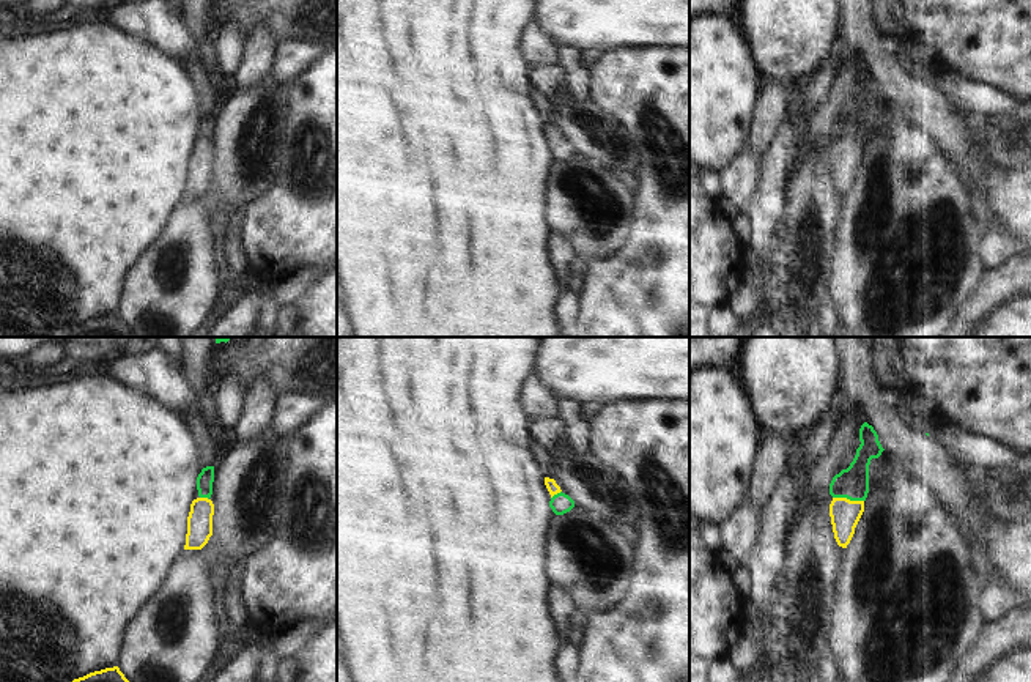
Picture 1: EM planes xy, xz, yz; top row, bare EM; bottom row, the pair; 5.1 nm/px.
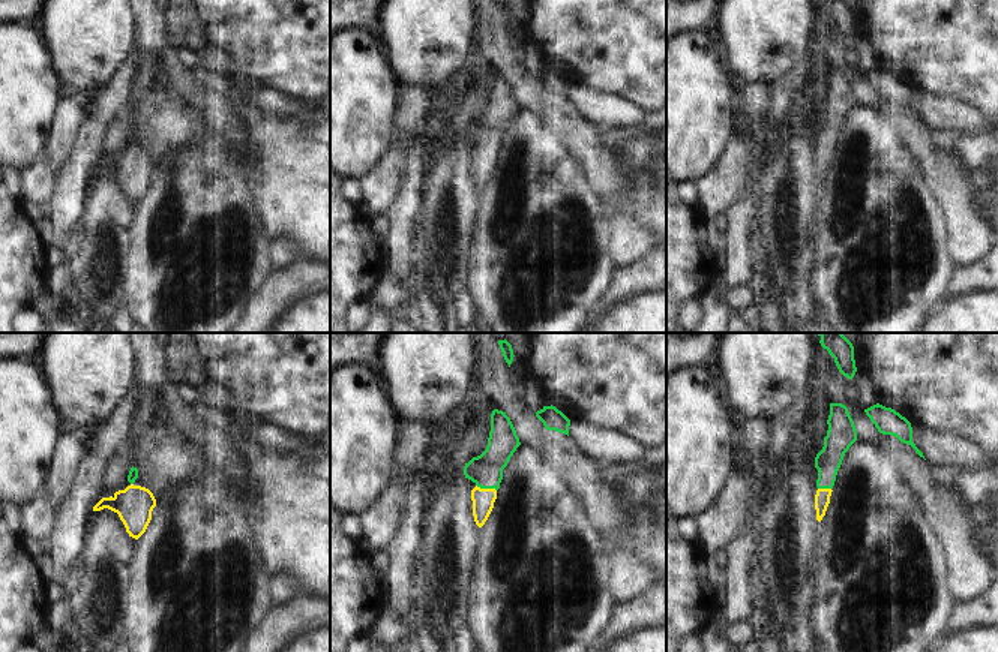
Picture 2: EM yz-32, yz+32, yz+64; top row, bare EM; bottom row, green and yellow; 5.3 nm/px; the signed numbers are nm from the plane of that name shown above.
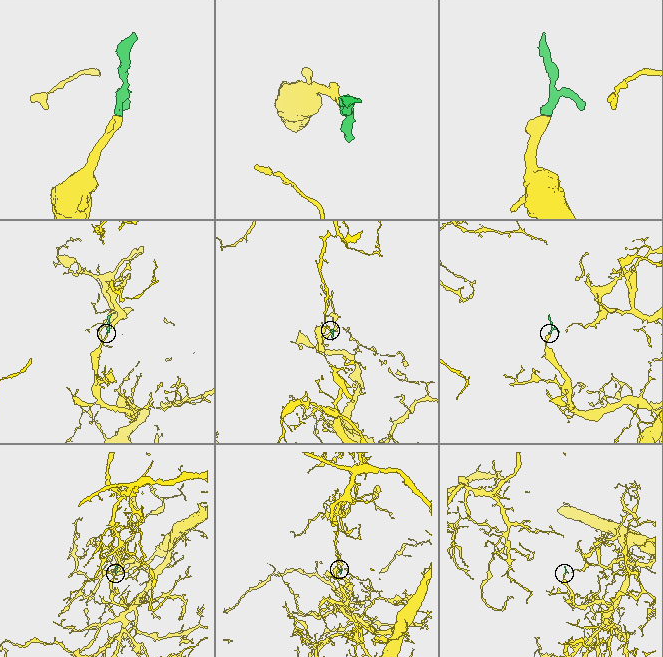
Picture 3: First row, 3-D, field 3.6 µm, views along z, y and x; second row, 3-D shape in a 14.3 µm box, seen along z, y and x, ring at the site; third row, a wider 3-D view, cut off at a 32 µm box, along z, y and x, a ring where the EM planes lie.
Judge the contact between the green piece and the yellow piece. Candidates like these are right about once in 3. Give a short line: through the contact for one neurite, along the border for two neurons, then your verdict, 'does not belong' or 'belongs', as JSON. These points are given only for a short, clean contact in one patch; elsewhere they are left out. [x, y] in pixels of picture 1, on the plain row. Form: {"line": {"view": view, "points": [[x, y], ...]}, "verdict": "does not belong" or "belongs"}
{"line": {"view": "yz", "points": [[853, 129], [849, 136], [849, 145], [846, 161]]}, "verdict": "belongs"}

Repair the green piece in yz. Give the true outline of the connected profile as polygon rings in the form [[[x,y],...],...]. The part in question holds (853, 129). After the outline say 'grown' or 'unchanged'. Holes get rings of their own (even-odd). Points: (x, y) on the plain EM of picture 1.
[[[864,69],[859,76],[859,95],[847,117],[836,121],[830,131],[830,164],[834,186],[839,194],[847,195],[855,175],[864,159],[864,148],[869,140],[869,112],[885,98],[872,72]]] | grown

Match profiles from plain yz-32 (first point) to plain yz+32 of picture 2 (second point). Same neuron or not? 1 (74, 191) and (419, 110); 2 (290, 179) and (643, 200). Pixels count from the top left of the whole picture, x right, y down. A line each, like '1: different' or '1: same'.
1: different
2: same

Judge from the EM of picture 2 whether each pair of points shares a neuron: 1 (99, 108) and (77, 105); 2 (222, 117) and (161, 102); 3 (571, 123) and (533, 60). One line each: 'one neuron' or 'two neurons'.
1: two neurons
2: two neurons
3: two neurons

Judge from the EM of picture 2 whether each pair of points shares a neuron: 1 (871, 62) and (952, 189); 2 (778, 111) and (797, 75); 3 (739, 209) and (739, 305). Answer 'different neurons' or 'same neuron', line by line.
1: different neurons
2: same neuron
3: different neurons

